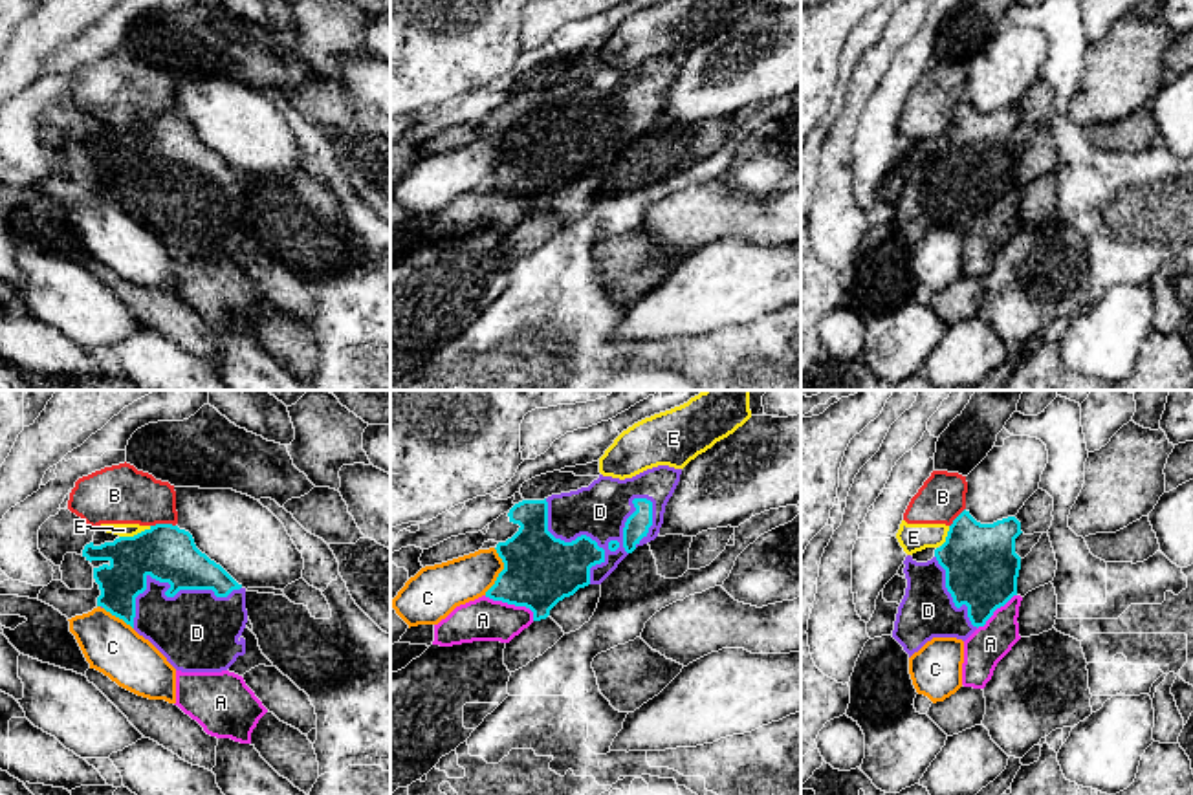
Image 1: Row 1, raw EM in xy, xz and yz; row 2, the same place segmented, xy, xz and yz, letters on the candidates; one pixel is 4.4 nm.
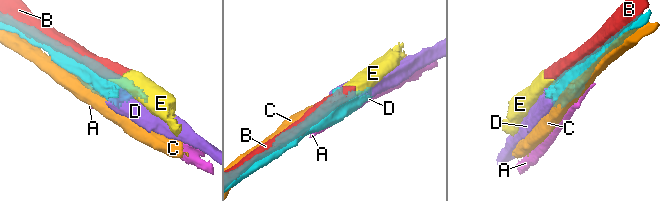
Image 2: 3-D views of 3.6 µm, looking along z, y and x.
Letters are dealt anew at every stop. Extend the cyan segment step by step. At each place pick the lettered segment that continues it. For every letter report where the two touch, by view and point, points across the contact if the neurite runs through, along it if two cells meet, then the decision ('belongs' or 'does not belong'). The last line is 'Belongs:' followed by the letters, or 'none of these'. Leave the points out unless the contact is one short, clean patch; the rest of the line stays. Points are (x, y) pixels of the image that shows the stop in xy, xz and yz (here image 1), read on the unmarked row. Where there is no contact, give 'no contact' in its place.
A: xz (512, 193) | does not belong
B: xy (162, 114) | does not belong
C: xz (501, 162) | does not belong
D: xz (611, 140) | belongs
E: xy (134, 125) | along xy (151, 116), (120, 127) | does not belong
Belongs: D

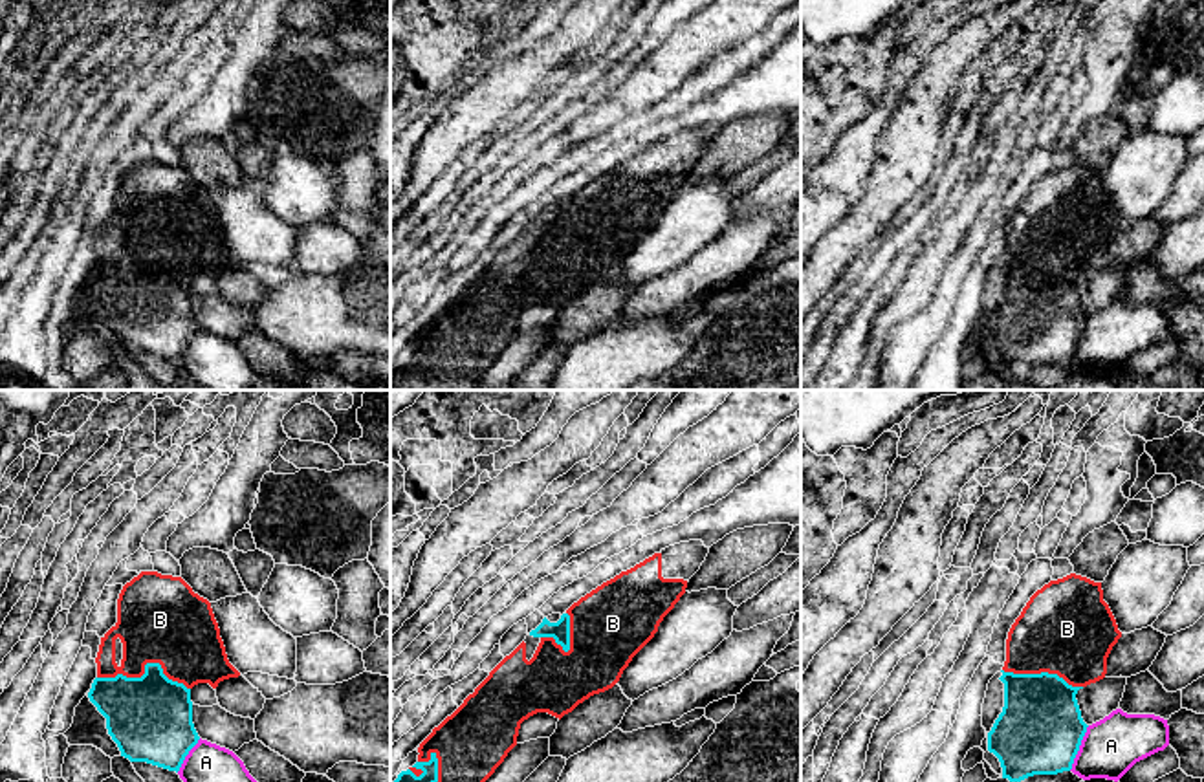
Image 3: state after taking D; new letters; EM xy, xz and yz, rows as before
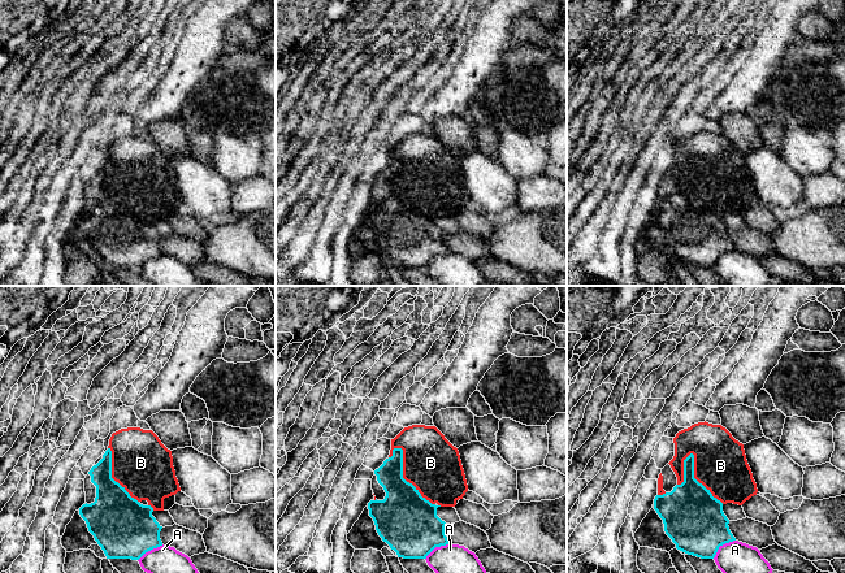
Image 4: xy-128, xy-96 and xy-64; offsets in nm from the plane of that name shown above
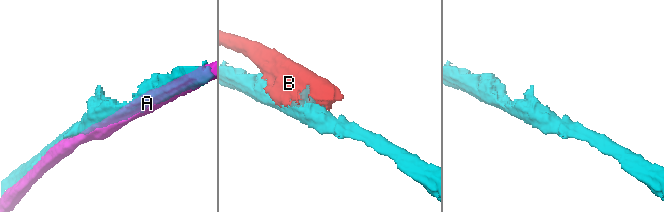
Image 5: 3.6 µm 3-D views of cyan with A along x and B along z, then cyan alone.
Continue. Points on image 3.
A: yz (1078, 337) | does not belong
B: xy (145, 257) | does not belong
Belongs: none of these

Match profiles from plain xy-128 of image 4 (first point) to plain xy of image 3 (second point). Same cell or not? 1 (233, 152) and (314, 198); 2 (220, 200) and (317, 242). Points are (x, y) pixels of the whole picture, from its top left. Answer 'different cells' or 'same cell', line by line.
1: same cell
2: different cells

